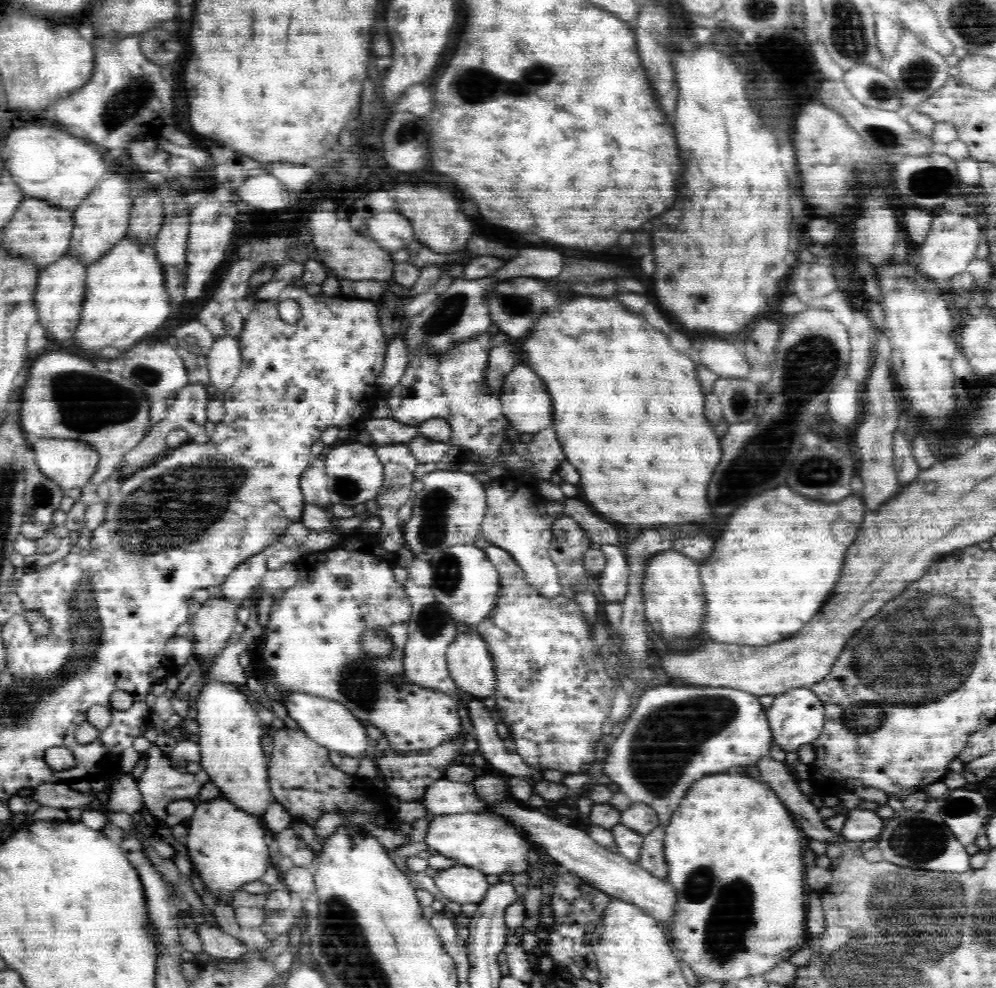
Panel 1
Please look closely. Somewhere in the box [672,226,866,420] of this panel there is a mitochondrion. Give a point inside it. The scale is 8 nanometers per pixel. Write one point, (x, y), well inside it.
(740, 403)

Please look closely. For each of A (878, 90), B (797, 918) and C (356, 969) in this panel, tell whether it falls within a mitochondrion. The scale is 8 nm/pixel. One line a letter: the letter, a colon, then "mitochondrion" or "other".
A: mitochondrion
B: other
C: mitochondrion

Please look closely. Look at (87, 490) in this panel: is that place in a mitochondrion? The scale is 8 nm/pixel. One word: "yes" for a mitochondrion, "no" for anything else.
no

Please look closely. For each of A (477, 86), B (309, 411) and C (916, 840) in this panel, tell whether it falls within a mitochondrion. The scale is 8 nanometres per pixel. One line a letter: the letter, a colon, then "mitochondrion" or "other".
A: mitochondrion
B: other
C: mitochondrion

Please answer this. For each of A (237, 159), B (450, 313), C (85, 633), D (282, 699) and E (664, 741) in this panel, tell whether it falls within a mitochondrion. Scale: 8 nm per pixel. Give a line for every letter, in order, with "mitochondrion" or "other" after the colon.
A: other
B: mitochondrion
C: mitochondrion
D: other
E: mitochondrion

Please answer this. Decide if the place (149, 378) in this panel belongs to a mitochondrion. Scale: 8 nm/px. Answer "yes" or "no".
yes

